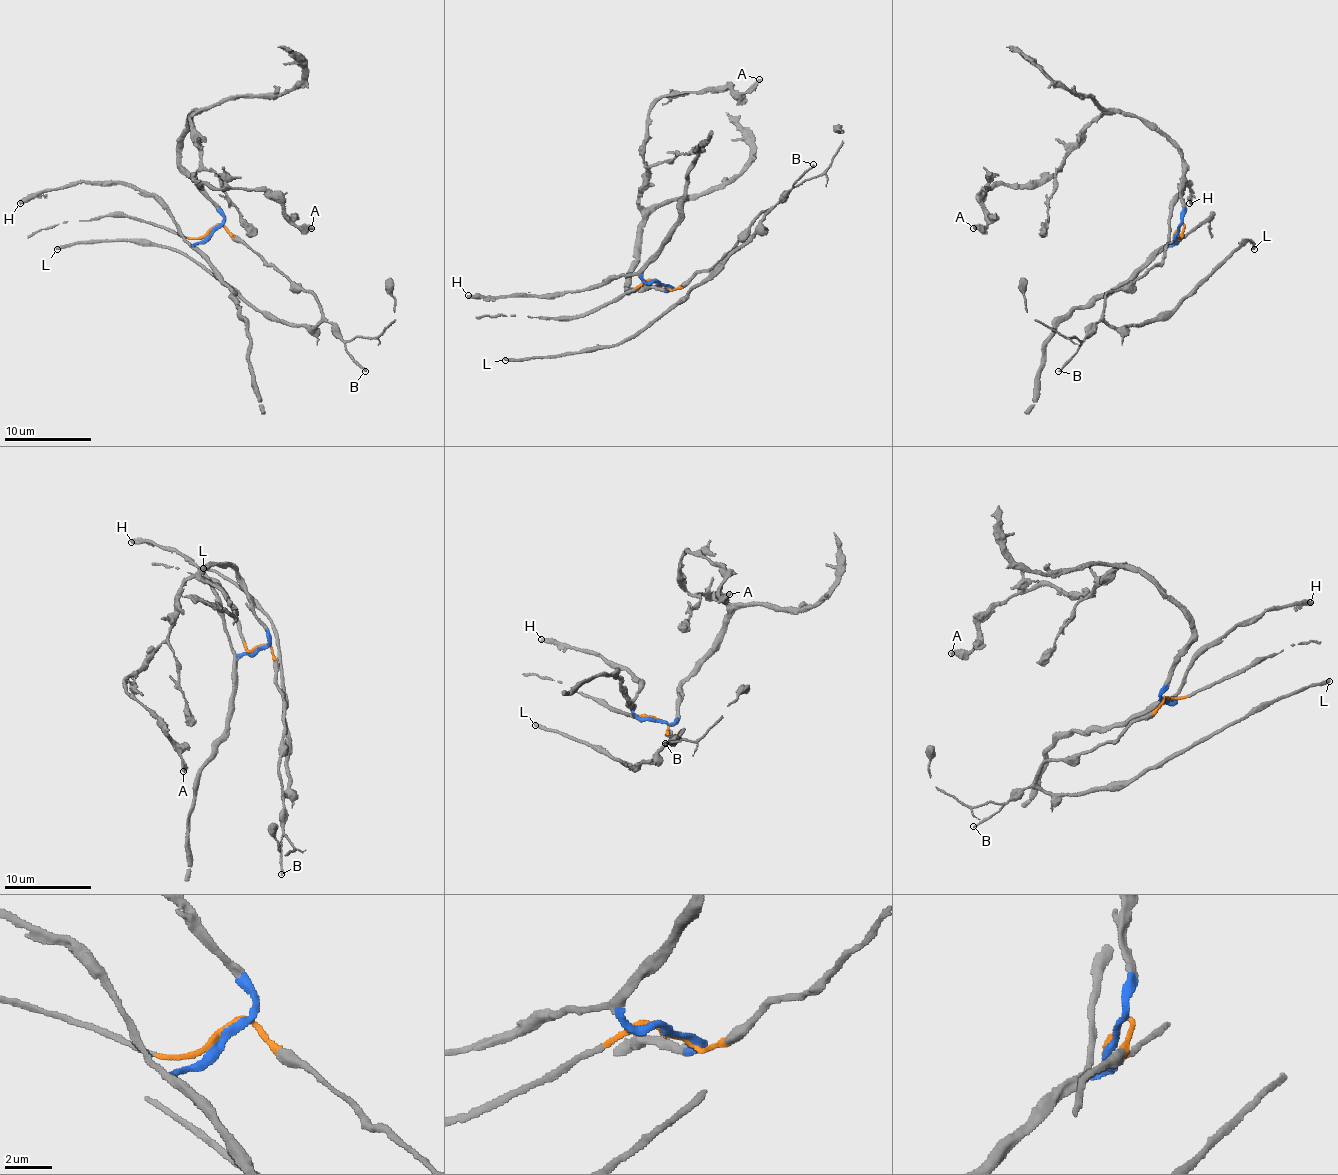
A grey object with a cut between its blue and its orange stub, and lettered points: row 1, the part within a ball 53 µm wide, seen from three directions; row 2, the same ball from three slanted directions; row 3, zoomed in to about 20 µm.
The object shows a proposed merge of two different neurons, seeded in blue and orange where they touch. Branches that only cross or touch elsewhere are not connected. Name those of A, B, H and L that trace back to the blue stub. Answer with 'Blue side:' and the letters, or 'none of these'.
Blue side: A, H

